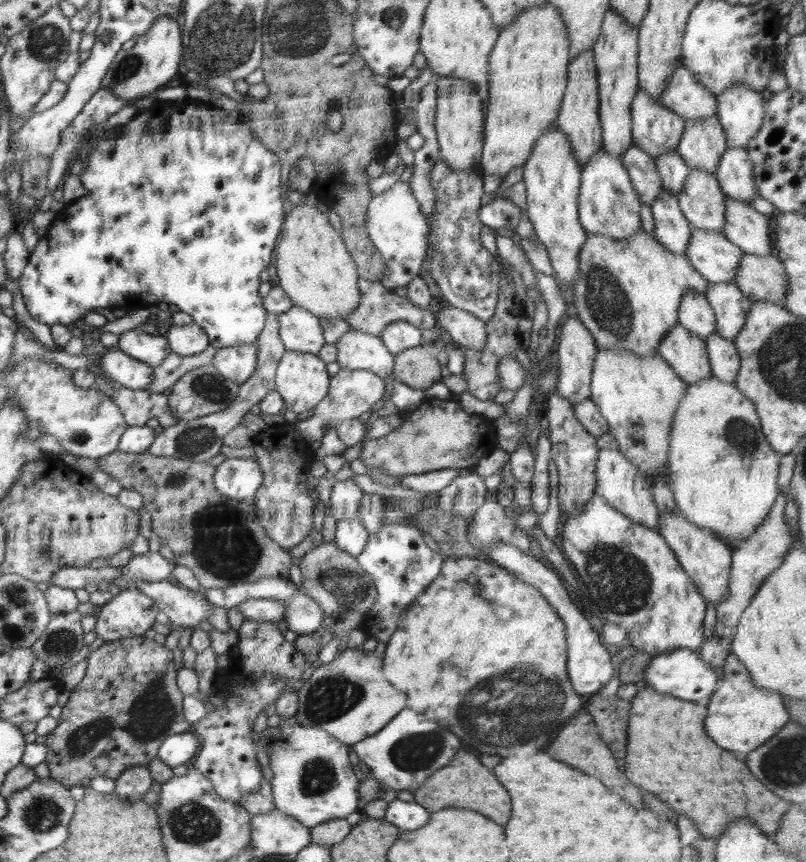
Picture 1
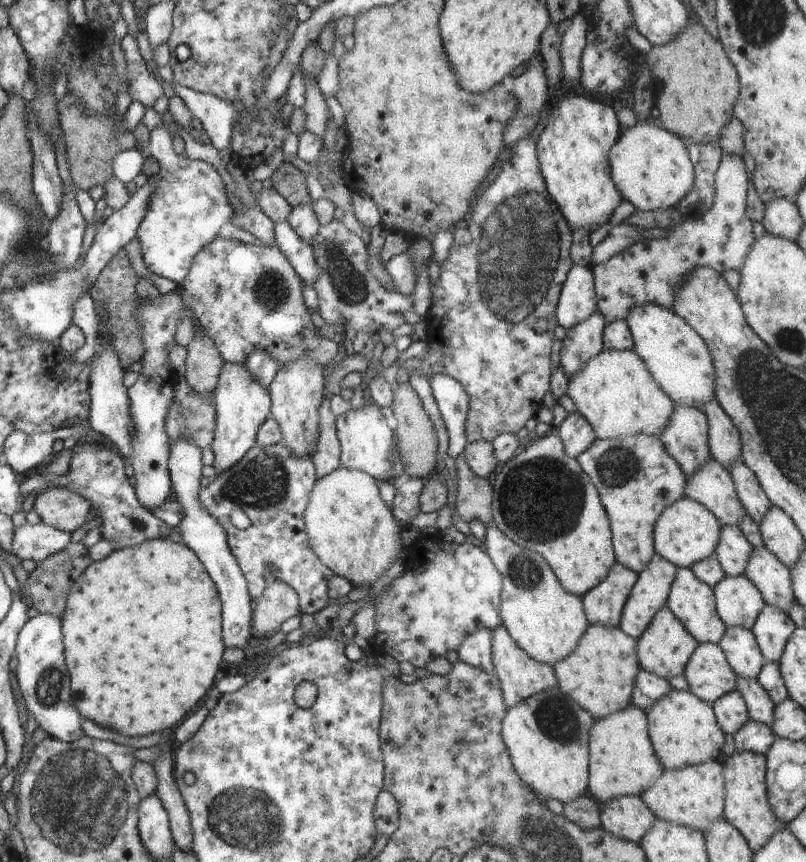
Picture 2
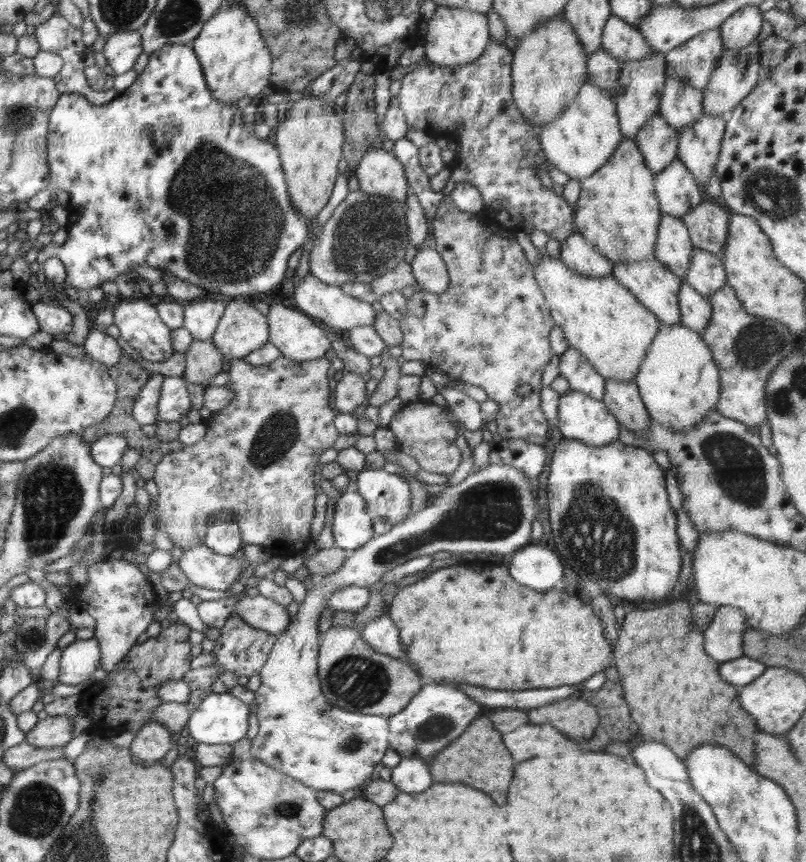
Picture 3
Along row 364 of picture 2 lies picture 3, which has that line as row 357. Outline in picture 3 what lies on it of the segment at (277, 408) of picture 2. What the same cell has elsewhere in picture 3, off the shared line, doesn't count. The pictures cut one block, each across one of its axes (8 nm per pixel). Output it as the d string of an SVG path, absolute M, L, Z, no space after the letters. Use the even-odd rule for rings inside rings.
M272 301L267 318L269 329L269 342L280 350L282 357L290 358L296 362L312 361L324 357L325 353L330 350L332 341L326 338L326 334L319 323L308 317L304 312L298 309L285 307L282 303Z

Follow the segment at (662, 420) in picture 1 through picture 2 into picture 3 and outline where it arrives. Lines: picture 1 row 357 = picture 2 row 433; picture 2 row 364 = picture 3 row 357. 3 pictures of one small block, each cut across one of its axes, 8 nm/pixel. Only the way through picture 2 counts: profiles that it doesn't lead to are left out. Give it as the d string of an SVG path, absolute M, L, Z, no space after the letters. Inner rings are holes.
M540 251L540 261L533 269L537 283L549 306L555 326L562 329L569 347L582 354L602 376L605 381L635 381L640 365L660 329L661 323L653 312L650 312L636 297L616 282L614 276L582 276L577 270L568 268L561 258L552 259Z

